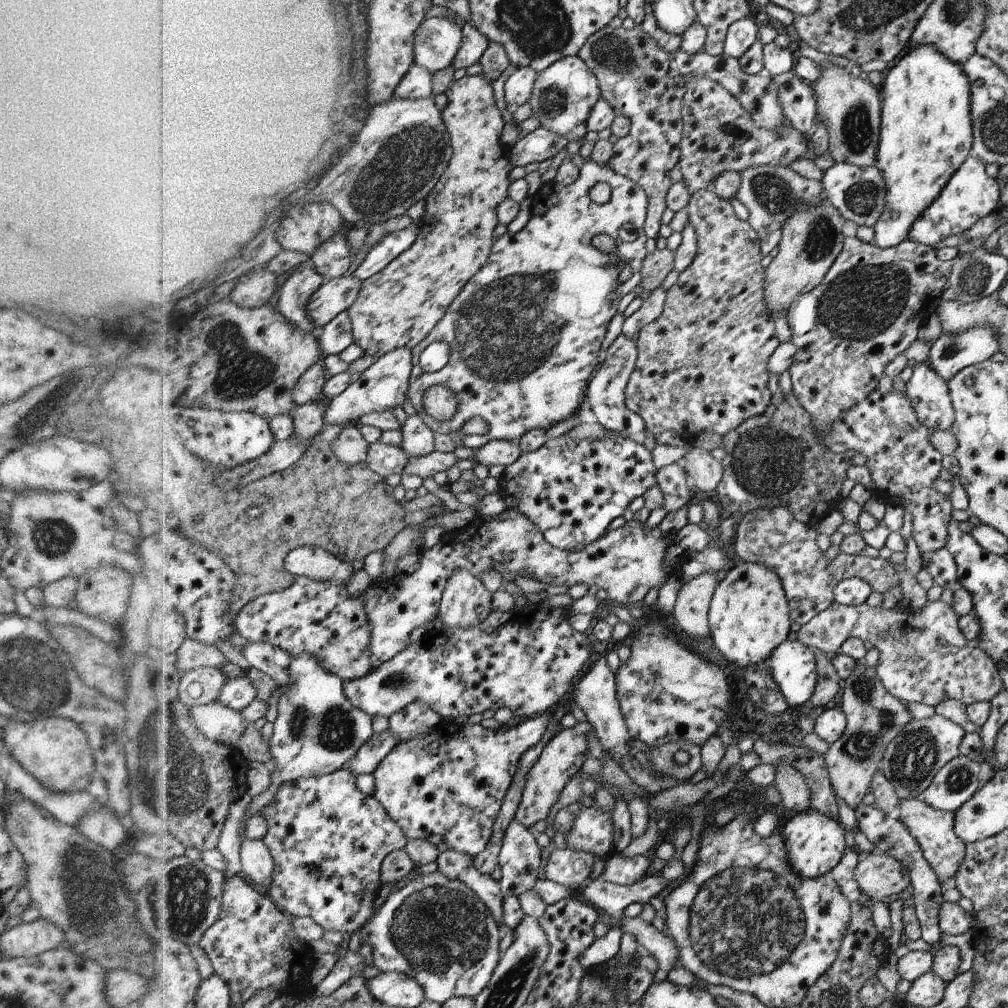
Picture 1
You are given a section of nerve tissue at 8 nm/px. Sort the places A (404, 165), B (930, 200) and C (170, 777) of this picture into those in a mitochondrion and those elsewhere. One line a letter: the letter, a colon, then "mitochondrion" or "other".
A: mitochondrion
B: other
C: mitochondrion

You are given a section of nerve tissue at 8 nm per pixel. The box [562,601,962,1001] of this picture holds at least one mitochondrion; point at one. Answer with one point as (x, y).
(744, 925)

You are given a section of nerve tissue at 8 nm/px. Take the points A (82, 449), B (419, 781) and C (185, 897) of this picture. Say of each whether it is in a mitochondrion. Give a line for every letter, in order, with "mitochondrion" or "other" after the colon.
A: other
B: other
C: mitochondrion

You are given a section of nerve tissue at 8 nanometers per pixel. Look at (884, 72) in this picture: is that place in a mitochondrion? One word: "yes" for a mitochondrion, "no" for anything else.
no

